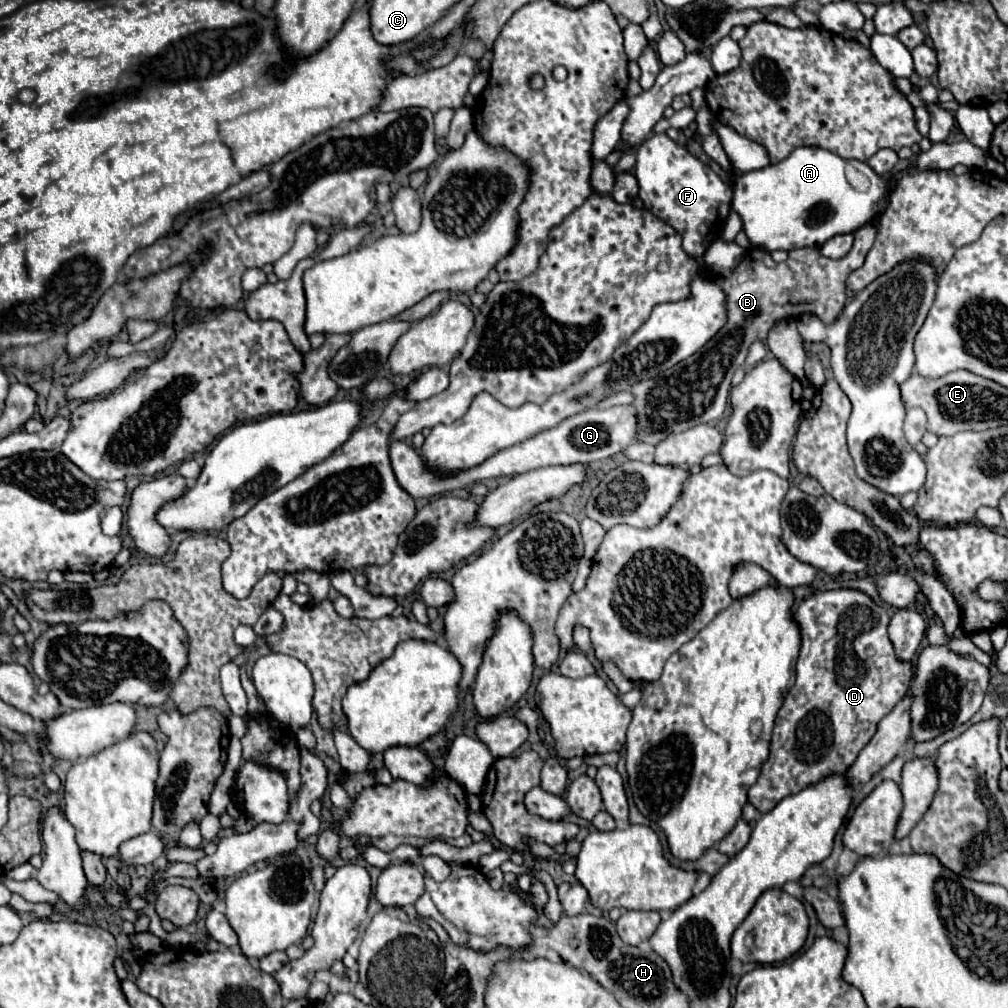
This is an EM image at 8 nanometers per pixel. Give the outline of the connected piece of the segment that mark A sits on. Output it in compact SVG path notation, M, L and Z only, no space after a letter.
M797 147L787 159L783 159L775 165L767 165L757 171L743 173L739 177L739 181L735 181L735 185L733 185L731 209L735 213L739 213L743 231L745 231L751 247L759 247L765 251L777 251L777 249L791 251L791 249L799 249L799 247L819 249L831 237L843 235L843 233L855 233L859 227L875 221L883 213L883 207L887 203L887 195L893 187L891 179L877 175L867 163L855 161L853 167L859 173L867 175L867 179L869 179L869 189L865 193L859 193L849 185L849 181L845 177L845 167L847 167L847 161L827 149Z

